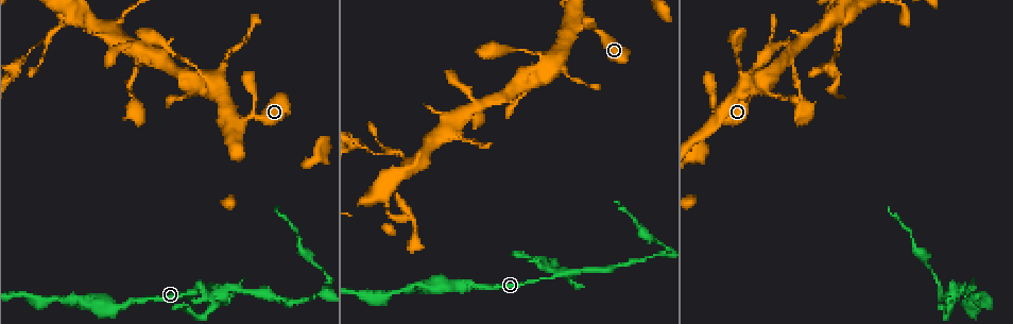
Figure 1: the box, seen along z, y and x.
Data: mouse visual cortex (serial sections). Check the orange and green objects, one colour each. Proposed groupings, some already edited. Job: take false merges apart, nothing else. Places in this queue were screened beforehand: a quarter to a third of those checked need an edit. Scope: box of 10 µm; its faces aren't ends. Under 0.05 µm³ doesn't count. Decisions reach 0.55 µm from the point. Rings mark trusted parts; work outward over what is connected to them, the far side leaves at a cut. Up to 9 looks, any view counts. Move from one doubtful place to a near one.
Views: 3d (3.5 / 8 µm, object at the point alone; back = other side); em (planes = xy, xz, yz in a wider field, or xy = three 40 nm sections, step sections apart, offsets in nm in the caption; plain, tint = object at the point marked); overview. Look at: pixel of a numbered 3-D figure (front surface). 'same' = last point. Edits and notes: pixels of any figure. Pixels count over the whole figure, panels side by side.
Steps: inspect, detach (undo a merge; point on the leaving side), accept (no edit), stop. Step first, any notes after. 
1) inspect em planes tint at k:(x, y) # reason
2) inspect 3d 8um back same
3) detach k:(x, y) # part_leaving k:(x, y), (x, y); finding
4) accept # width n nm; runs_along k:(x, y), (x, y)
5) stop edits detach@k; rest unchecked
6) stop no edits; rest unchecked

inspect 3d 3.5um at 1:(713, 121) # four arms meet

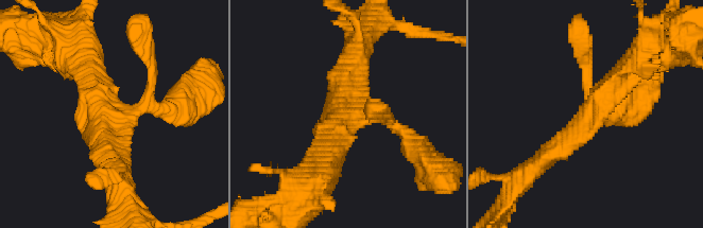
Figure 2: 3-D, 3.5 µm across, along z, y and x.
inspect em xy step 2 tint at 2:(131, 112) # arms 4; arm_widths 150, 350, 350, 400 nm

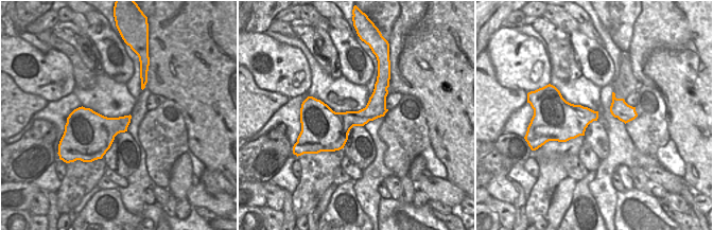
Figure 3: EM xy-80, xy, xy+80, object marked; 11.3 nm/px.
inspect em planes tint same # cut it another way

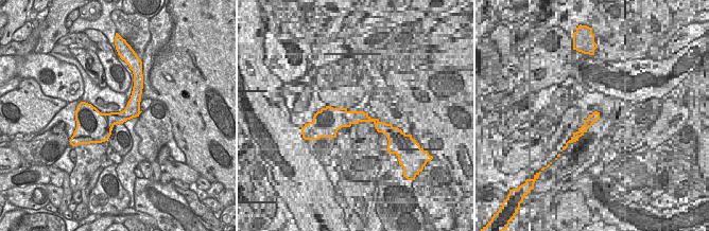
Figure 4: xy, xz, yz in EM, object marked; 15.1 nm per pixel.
accept # runs_along 2:(188, 104), (106, 115), (93, 79); continuous, no second cell

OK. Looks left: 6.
inspect 3d 8um at 1:(208, 76) # three-way junction

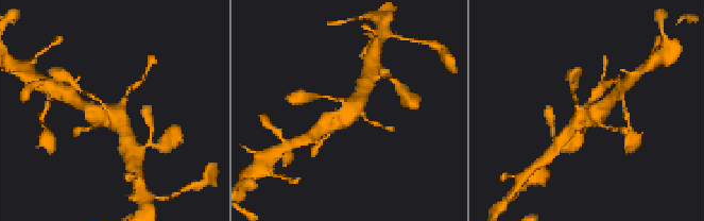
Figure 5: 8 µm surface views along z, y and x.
inspect em xy step 1 tint same

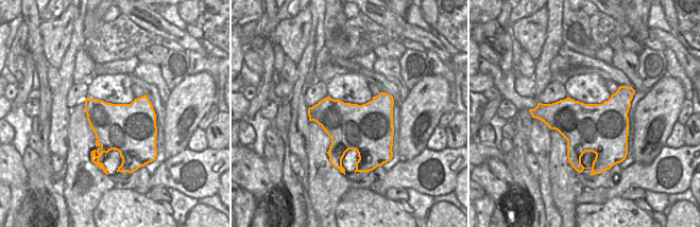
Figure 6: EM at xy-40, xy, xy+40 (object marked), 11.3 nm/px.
accept # all the same cell

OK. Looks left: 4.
inspect em xy step 5 tint at 1:(482, 103) # small branch off a trunk

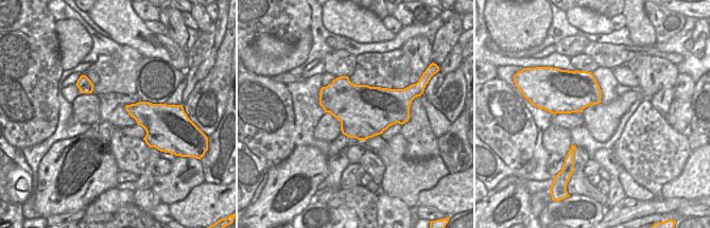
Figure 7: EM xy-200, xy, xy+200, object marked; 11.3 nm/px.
inspect 3d 3.5um same

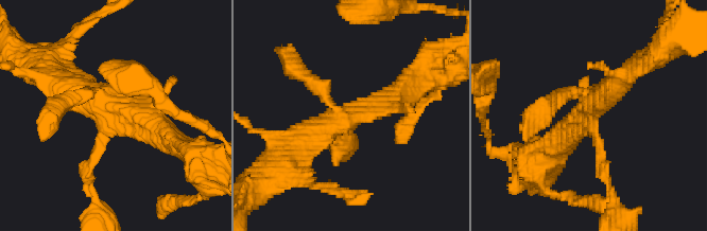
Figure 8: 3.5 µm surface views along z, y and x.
accept # arm_widths 100, 200, 350, 400 nm; runs_along 8:(172, 140), (61, 82); all the same cell

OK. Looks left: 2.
inspect 3d 3.5um at 1:(38, 45) # narrows sharply

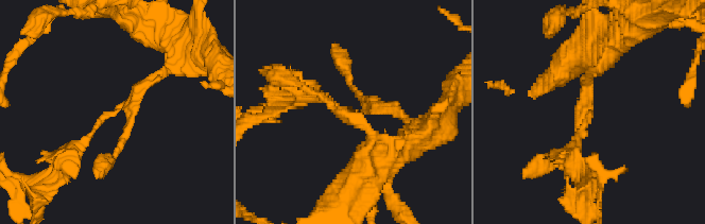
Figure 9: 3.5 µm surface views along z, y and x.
inspect em xy step 3 tint at 9:(112, 113) # need the tissue

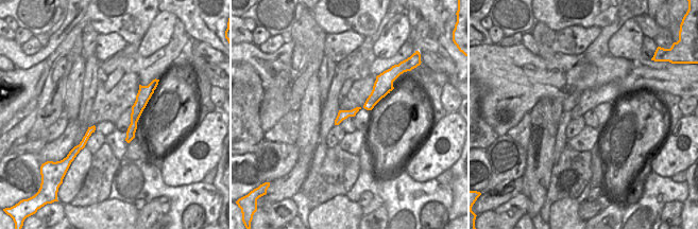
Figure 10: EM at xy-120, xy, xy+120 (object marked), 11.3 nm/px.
detach 9:(299, 97) # width 120 nm; part_leaving 9:(95, 130), (39, 207); a second cell is stuck on

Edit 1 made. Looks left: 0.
stop edits detach@9; rest unchecked

